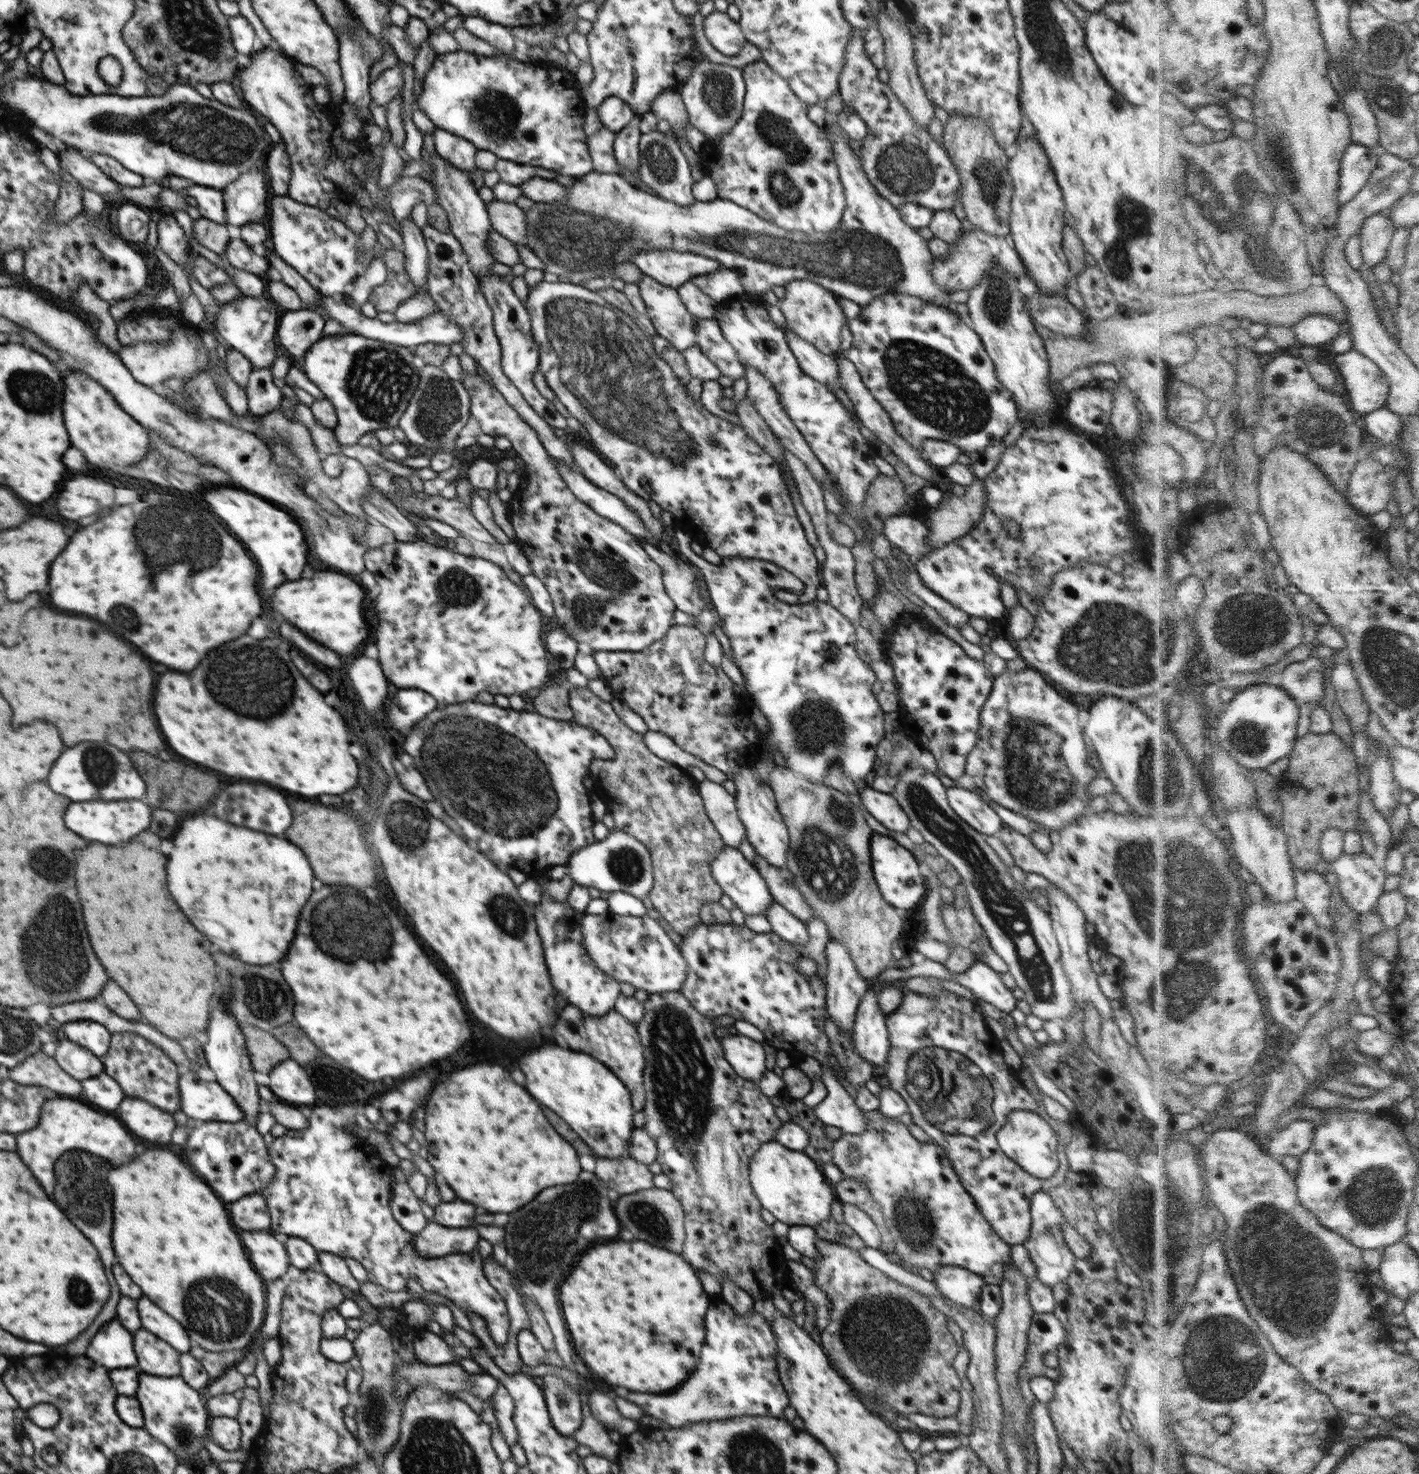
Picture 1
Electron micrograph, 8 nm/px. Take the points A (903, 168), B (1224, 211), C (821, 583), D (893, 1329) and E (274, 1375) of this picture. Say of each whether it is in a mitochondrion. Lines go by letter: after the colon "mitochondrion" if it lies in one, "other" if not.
A: mitochondrion
B: mitochondrion
C: other
D: mitochondrion
E: other

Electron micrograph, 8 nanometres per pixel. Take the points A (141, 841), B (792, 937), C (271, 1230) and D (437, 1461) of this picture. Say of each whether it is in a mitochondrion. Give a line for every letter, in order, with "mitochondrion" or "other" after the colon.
A: other
B: other
C: other
D: mitochondrion

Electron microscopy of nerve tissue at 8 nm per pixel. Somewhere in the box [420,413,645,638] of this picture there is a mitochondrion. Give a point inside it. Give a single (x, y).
(615, 579)

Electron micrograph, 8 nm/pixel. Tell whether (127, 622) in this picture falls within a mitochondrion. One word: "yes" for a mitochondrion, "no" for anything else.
yes

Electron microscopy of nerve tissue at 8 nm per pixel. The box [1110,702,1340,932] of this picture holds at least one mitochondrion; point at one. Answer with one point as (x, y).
(1223, 900)

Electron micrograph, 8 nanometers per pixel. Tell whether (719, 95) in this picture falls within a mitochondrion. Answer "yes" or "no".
yes

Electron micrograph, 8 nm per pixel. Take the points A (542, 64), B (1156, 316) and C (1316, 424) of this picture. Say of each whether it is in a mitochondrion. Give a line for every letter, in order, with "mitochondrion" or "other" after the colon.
A: other
B: other
C: mitochondrion

